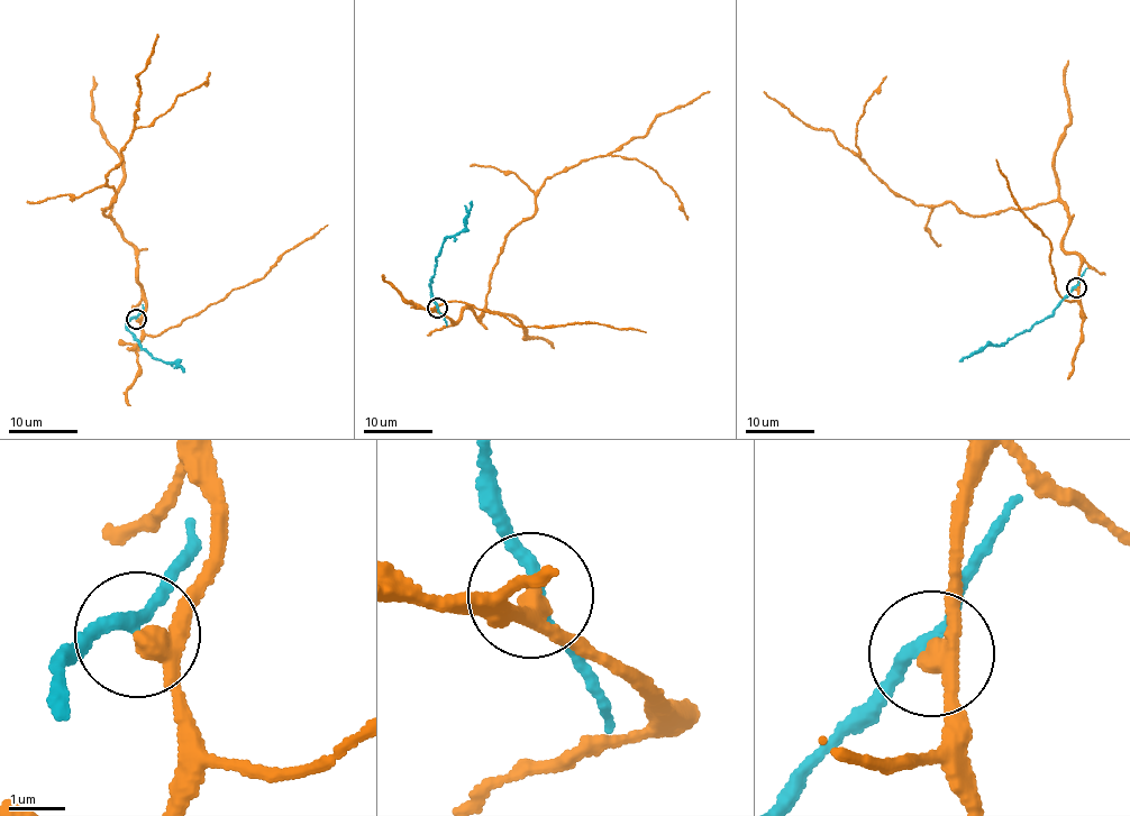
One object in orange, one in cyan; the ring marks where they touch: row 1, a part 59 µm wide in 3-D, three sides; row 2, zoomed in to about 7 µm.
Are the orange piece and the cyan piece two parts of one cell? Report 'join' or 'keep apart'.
keep apart

